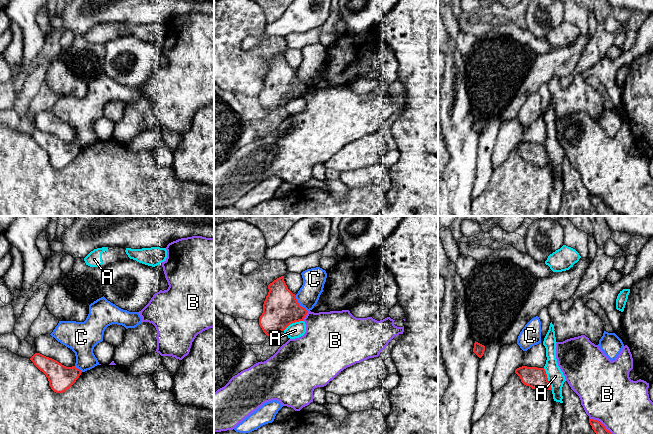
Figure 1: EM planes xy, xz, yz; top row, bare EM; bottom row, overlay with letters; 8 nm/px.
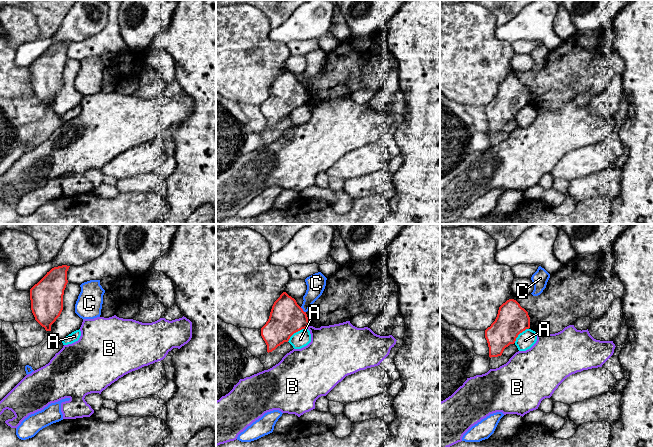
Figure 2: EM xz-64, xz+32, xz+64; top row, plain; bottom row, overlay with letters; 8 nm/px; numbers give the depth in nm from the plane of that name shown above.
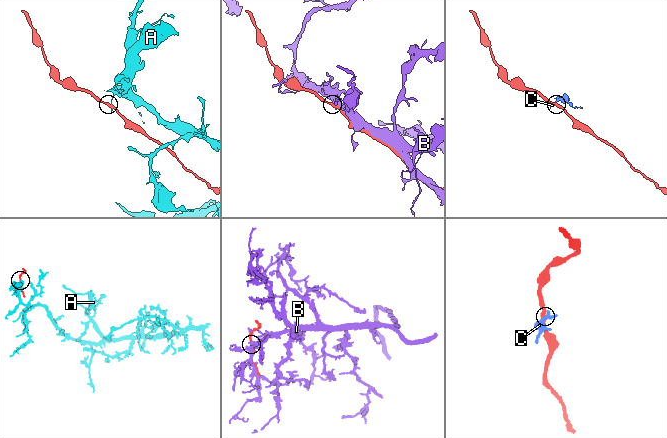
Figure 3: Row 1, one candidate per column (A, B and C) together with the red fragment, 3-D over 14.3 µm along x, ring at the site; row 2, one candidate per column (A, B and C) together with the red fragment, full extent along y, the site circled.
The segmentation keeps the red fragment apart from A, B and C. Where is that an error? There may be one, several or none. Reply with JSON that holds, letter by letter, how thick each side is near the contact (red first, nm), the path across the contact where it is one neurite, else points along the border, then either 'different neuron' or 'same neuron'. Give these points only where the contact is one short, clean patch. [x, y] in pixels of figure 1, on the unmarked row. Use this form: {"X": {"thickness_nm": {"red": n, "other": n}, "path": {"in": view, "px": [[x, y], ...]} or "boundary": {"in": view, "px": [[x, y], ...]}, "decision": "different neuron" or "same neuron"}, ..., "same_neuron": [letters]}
{"A": {"thickness_nm": {"red": 170, "other": 130}, "boundary": {"in": "yz", "px": [[543, 144], [552, 166]]}, "decision": "different neuron"}, "B": {"thickness_nm": {"red": 280, "other": 400}, "decision": "different neuron"}, "C": {"thickness_nm": {"red": 280, "other": 180}, "boundary": {"in": "xz", "px": [[295, 71], [298, 79], [307, 87]]}, "decision": "different neuron"}, "same_neuron": []}

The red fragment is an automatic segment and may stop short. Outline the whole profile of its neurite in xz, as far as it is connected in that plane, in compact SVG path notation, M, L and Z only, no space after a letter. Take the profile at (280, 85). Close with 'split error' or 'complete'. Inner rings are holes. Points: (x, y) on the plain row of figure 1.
M284 52L268 61L259 101L267 112L284 107L290 100L303 97L308 87L299 81L296 71L287 63Z; complete

